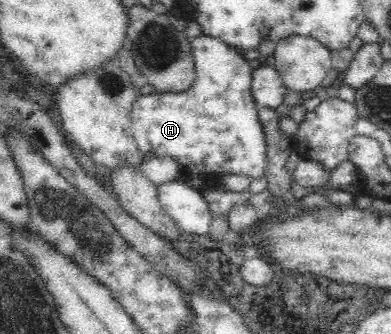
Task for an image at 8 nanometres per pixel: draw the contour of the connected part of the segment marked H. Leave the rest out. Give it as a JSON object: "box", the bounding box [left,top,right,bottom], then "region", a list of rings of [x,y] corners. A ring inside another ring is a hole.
{"box":[131,35,268,180],"region":[[[200,35],[191,39],[195,62],[195,82],[178,95],[168,95],[154,91],[151,94],[138,95],[131,111],[131,132],[137,147],[143,153],[152,153],[156,157],[172,157],[180,173],[215,175],[238,174],[253,180],[266,178],[268,162],[266,133],[260,123],[258,106],[252,95],[252,68],[236,47],[228,46],[222,40]]]}

